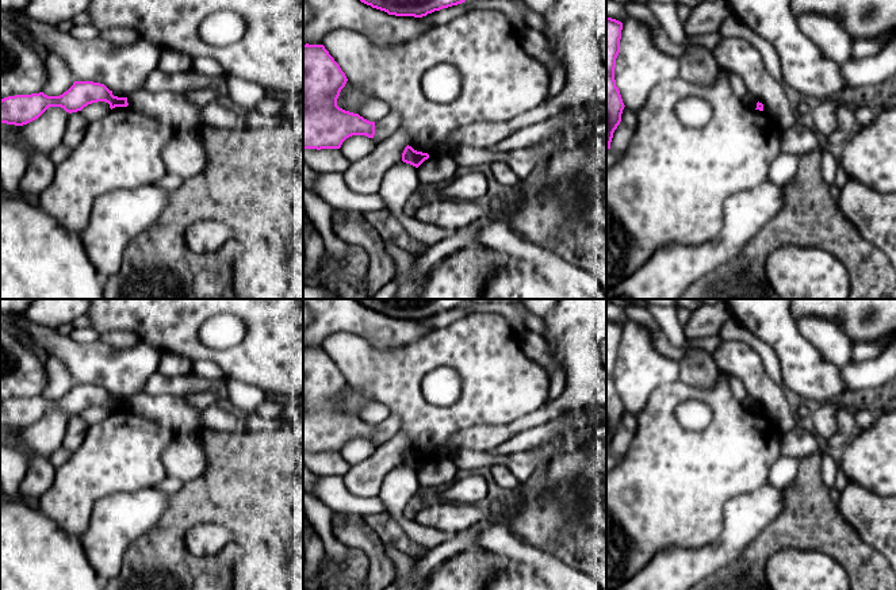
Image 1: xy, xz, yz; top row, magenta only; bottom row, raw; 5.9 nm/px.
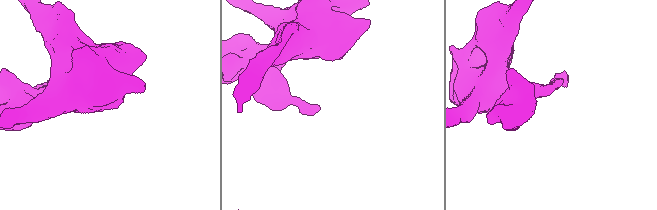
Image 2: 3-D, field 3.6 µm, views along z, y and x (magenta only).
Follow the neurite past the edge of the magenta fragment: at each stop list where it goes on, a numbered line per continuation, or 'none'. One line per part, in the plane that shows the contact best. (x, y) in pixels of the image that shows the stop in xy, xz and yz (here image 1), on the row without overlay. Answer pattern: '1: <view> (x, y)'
none

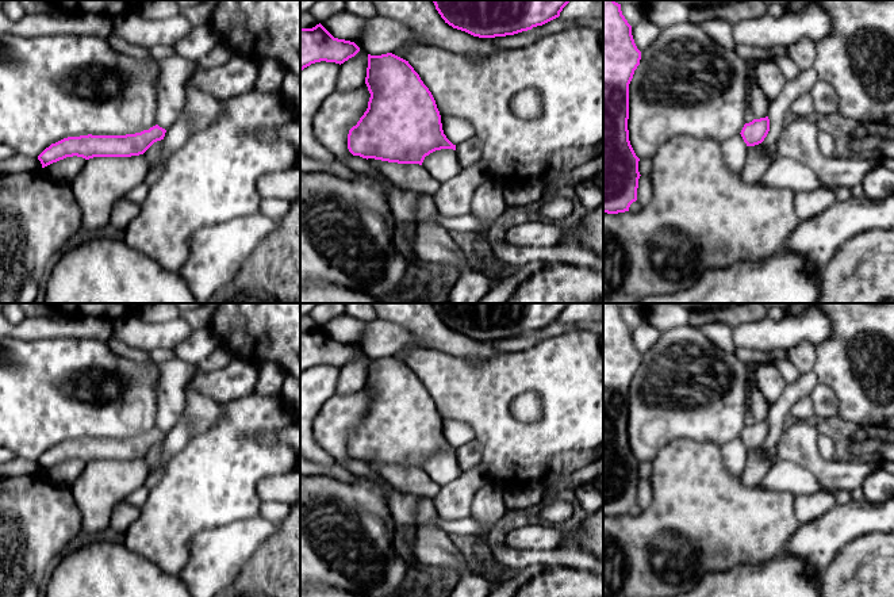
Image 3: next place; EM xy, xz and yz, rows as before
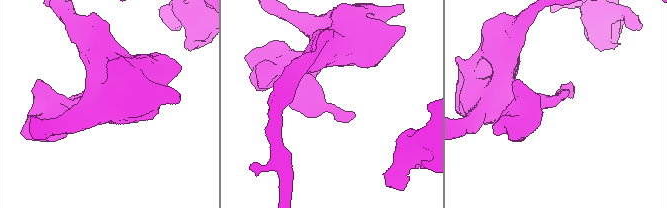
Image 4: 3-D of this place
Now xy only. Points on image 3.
none

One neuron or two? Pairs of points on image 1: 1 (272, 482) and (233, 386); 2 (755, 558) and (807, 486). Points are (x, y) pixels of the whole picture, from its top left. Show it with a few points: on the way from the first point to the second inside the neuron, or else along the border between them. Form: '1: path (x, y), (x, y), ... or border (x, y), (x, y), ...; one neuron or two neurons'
1: border (261, 428), (248, 432); two neurons
2: path (772, 540), (807, 504); one neuron

